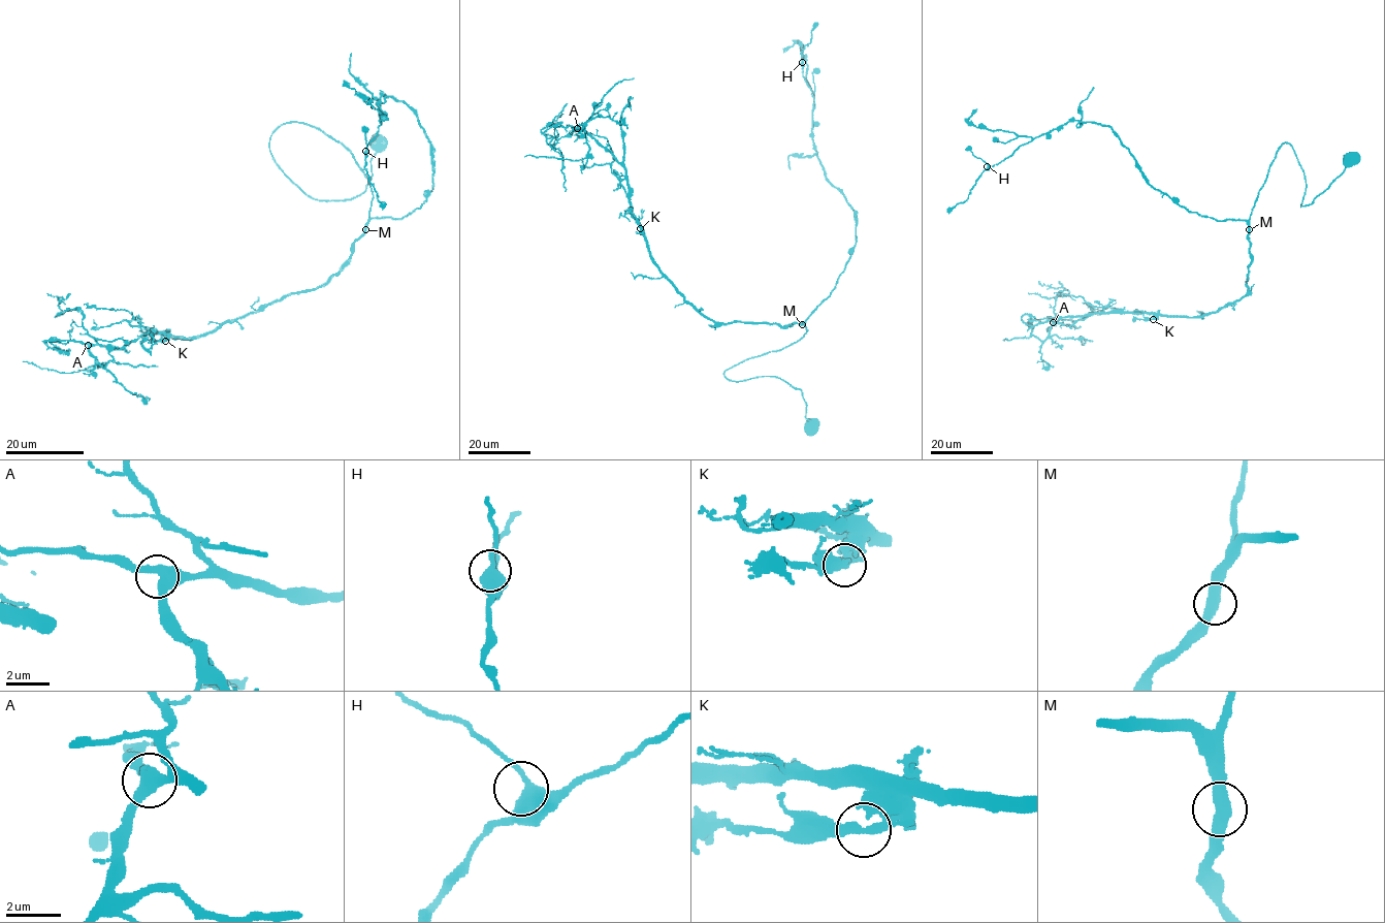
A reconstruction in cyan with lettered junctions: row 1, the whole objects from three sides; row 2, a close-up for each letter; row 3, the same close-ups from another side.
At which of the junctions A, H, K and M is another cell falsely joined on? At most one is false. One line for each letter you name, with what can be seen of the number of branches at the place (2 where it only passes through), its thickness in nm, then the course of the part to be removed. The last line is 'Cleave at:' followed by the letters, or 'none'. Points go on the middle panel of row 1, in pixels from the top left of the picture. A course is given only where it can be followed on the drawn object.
Cleave at: none

